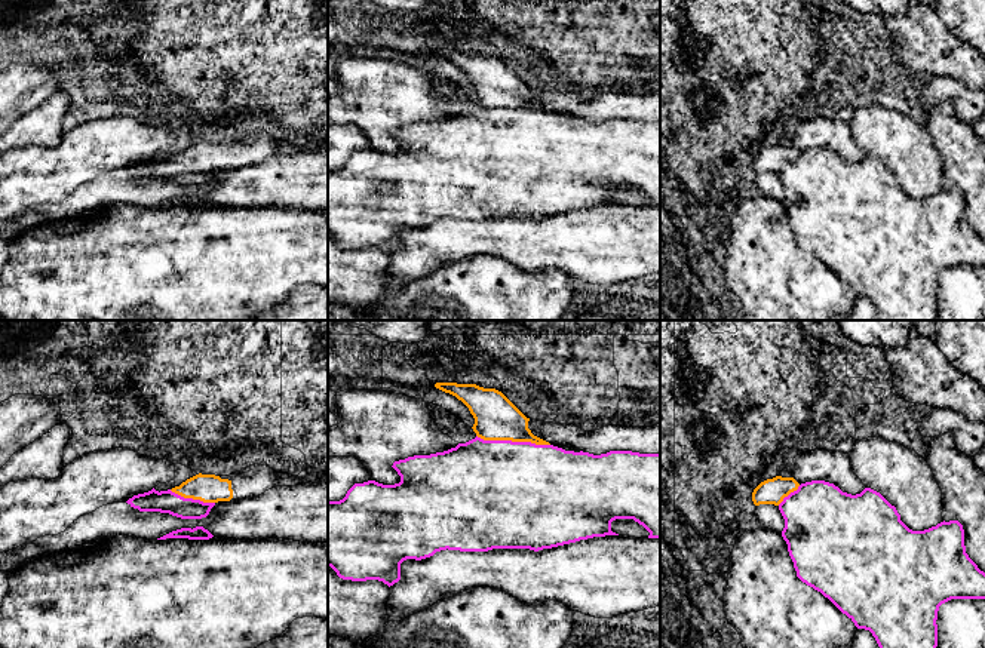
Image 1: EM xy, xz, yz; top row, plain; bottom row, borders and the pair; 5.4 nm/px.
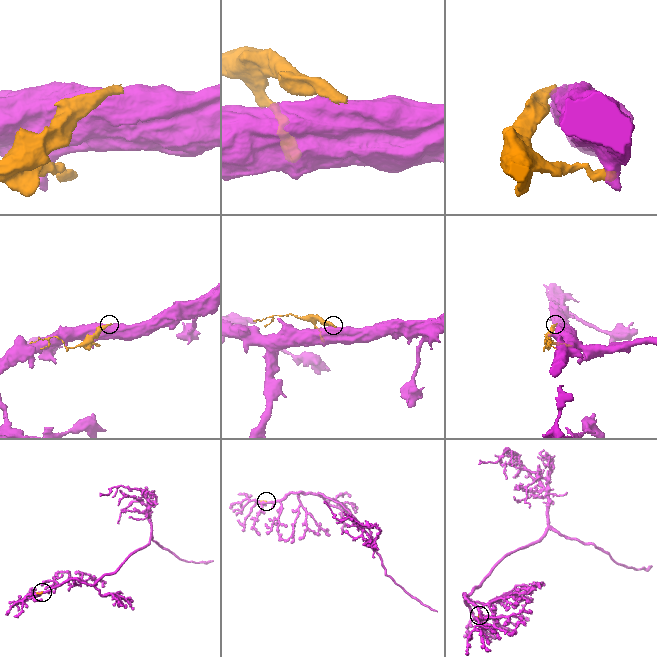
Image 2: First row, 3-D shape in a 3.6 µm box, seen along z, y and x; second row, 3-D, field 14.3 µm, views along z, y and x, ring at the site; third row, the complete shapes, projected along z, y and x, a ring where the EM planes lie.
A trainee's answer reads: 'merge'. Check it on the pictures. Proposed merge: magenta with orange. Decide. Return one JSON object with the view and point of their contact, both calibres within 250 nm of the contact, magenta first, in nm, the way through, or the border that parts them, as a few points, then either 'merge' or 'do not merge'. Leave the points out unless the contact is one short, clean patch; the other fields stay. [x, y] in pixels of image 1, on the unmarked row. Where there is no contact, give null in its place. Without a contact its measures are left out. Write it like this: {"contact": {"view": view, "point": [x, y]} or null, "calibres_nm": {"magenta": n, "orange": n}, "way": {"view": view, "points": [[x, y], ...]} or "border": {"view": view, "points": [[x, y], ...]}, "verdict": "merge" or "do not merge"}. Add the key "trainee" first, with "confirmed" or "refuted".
{"trainee": "confirmed", "contact": {"view": "xz", "point": [514, 110]}, "calibres_nm": {"magenta": 500, "orange": 240}, "way": {"view": "xz", "points": [[509, 156], [514, 110], [502, 98], [496, 86]]}, "verdict": "merge"}

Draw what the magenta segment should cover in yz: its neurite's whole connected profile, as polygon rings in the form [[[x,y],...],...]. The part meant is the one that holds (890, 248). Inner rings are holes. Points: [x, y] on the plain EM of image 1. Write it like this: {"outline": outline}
{"outline": [[[782,144],[761,150],[752,169],[779,175],[785,187],[782,205],[797,245],[828,265],[857,297],[869,298],[881,320],[935,320],[939,274],[951,267],[985,267],[985,240],[966,221],[964,197],[958,188],[912,199],[900,188],[896,175],[871,156],[851,163],[825,148],[800,153],[794,145]]]}

